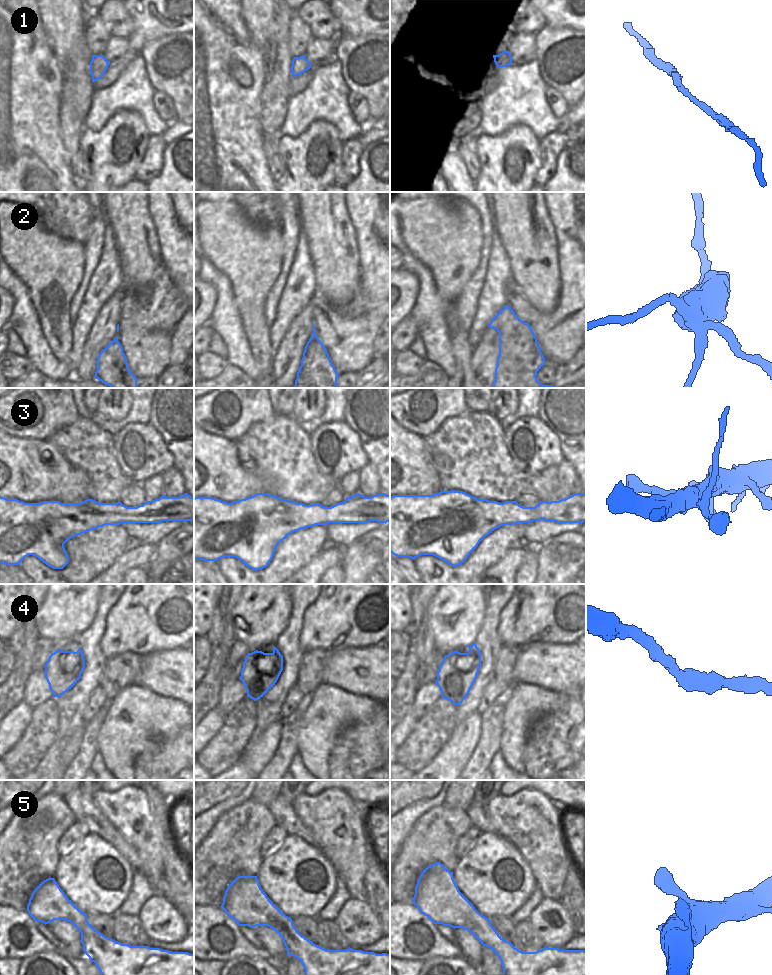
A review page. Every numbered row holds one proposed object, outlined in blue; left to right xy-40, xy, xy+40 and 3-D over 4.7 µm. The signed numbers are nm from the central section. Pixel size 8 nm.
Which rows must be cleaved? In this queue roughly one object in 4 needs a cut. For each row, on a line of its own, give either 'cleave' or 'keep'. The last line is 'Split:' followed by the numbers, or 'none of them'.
1: keep
2: cleave
3: keep
4: keep
5: keep
Split: 2

